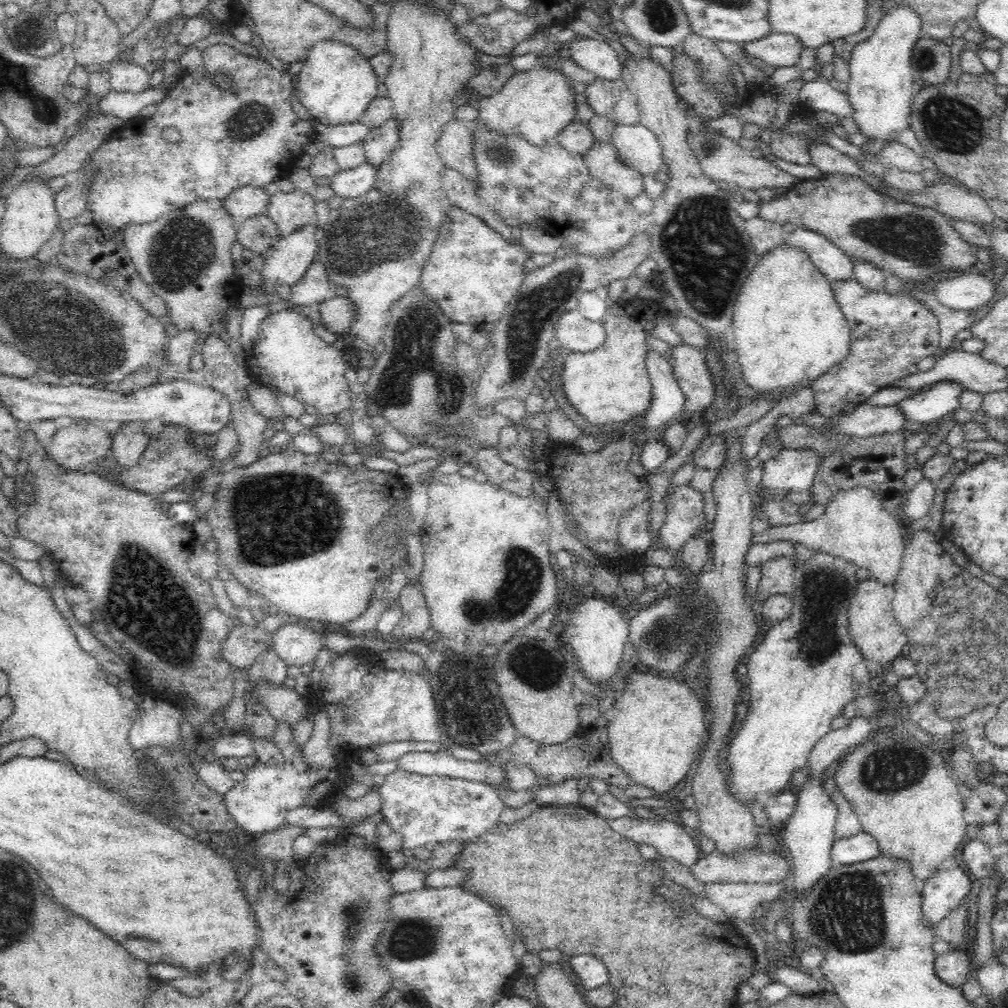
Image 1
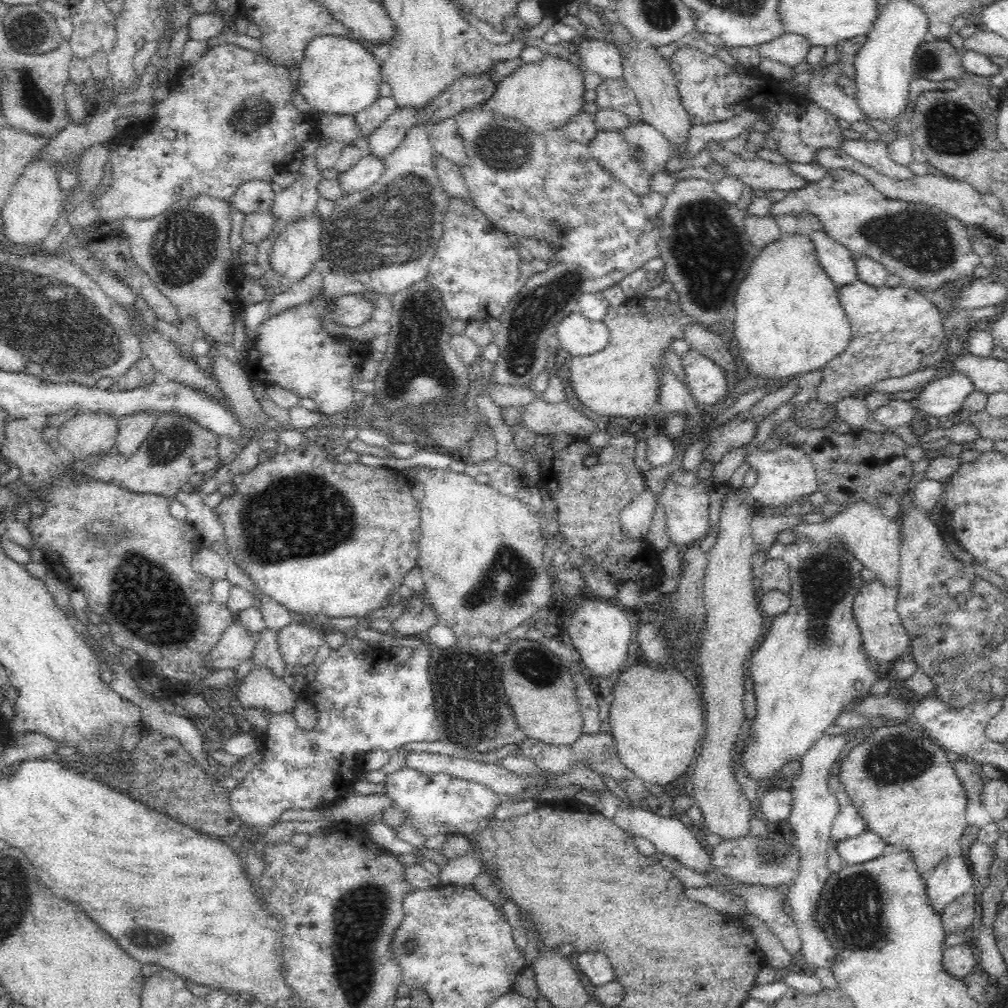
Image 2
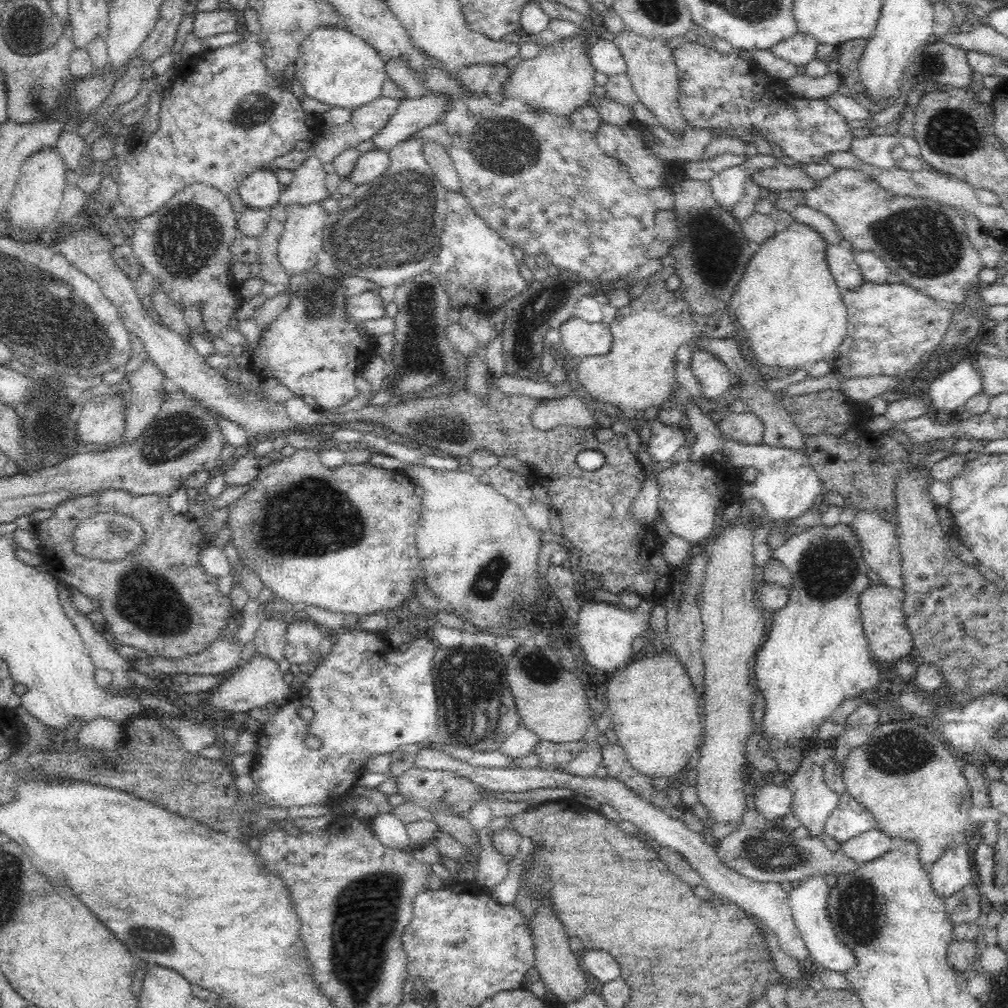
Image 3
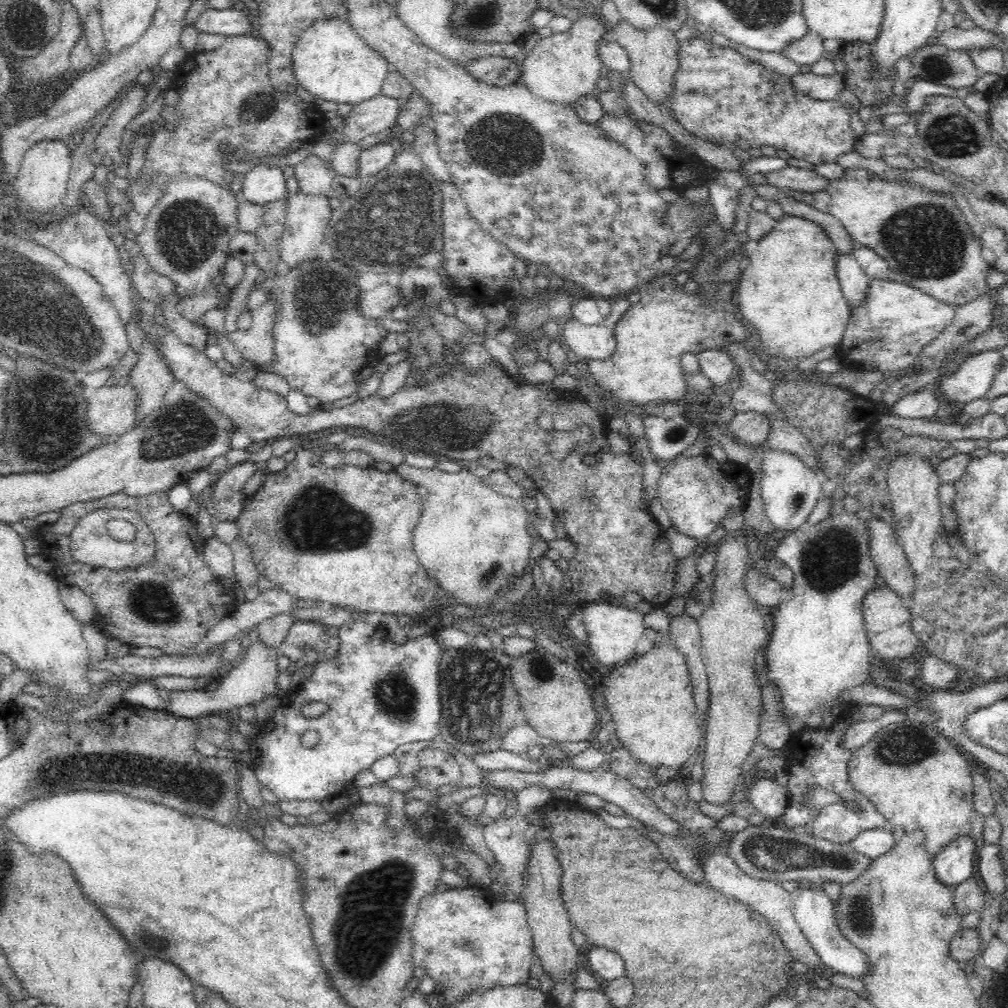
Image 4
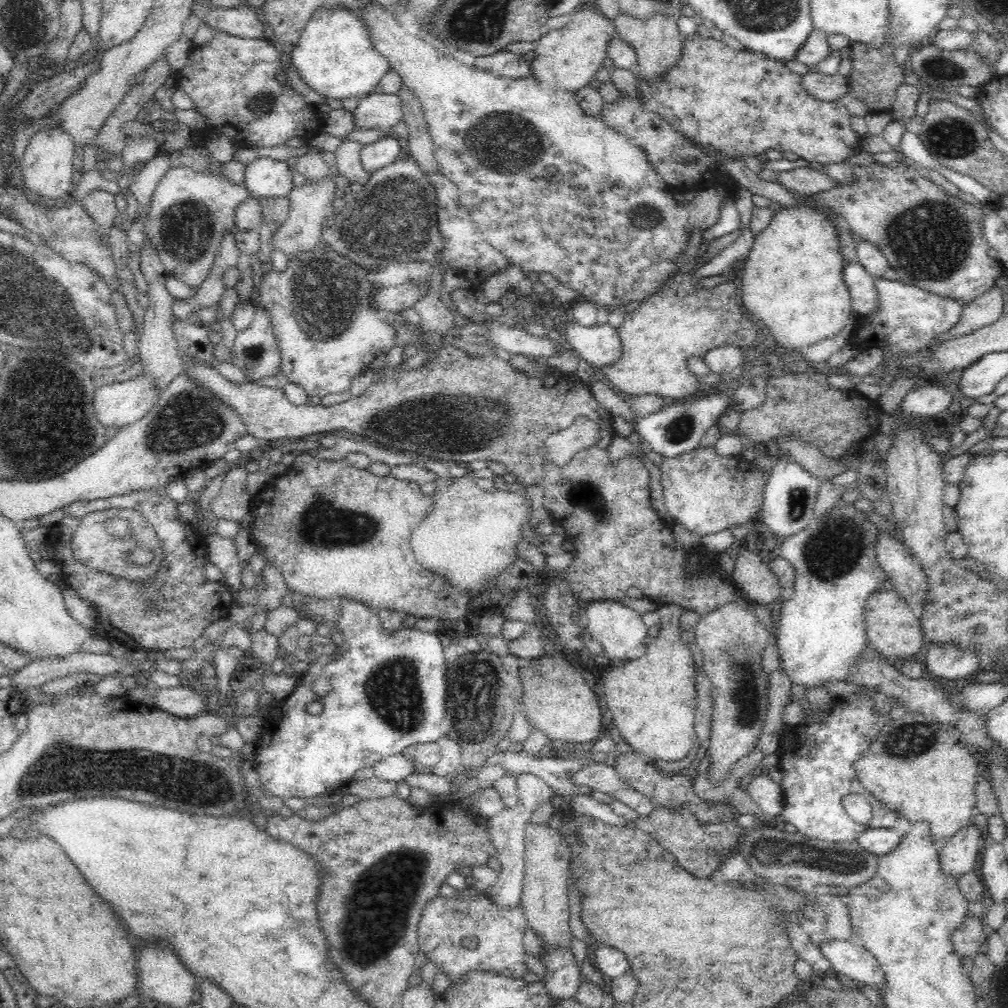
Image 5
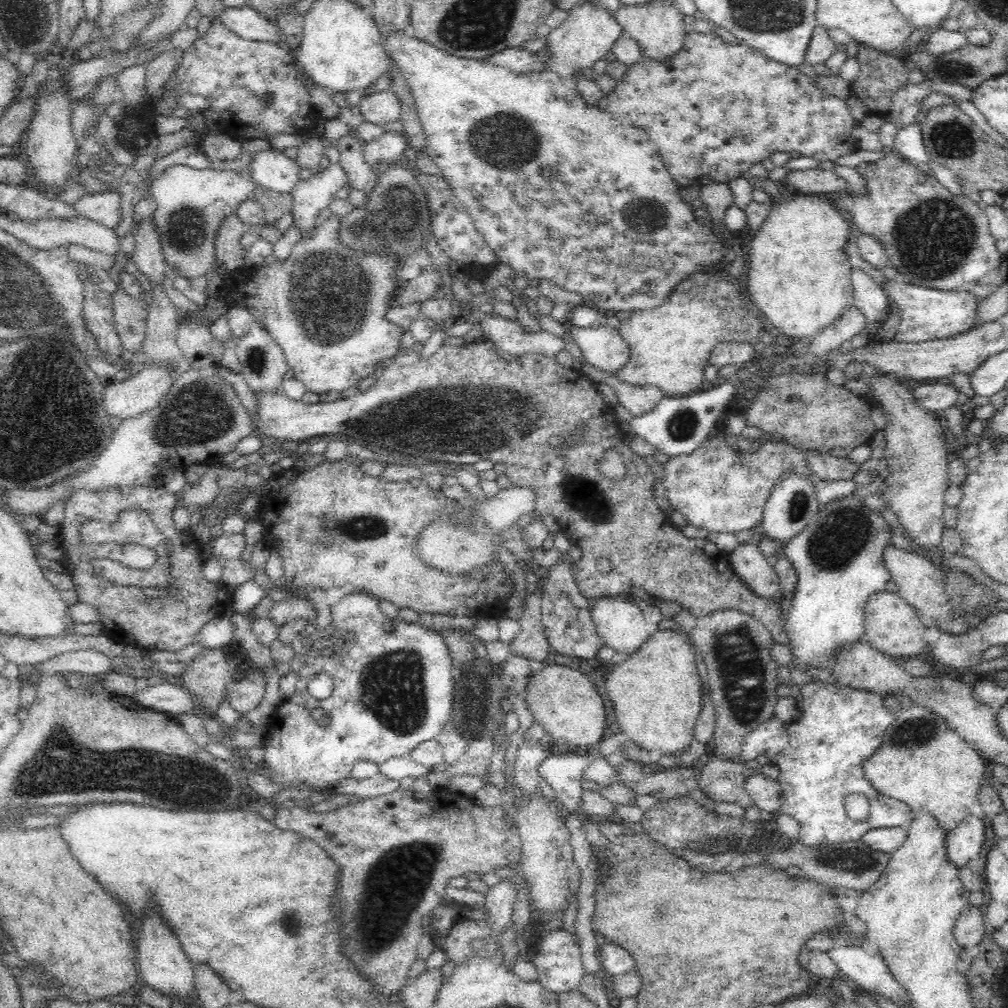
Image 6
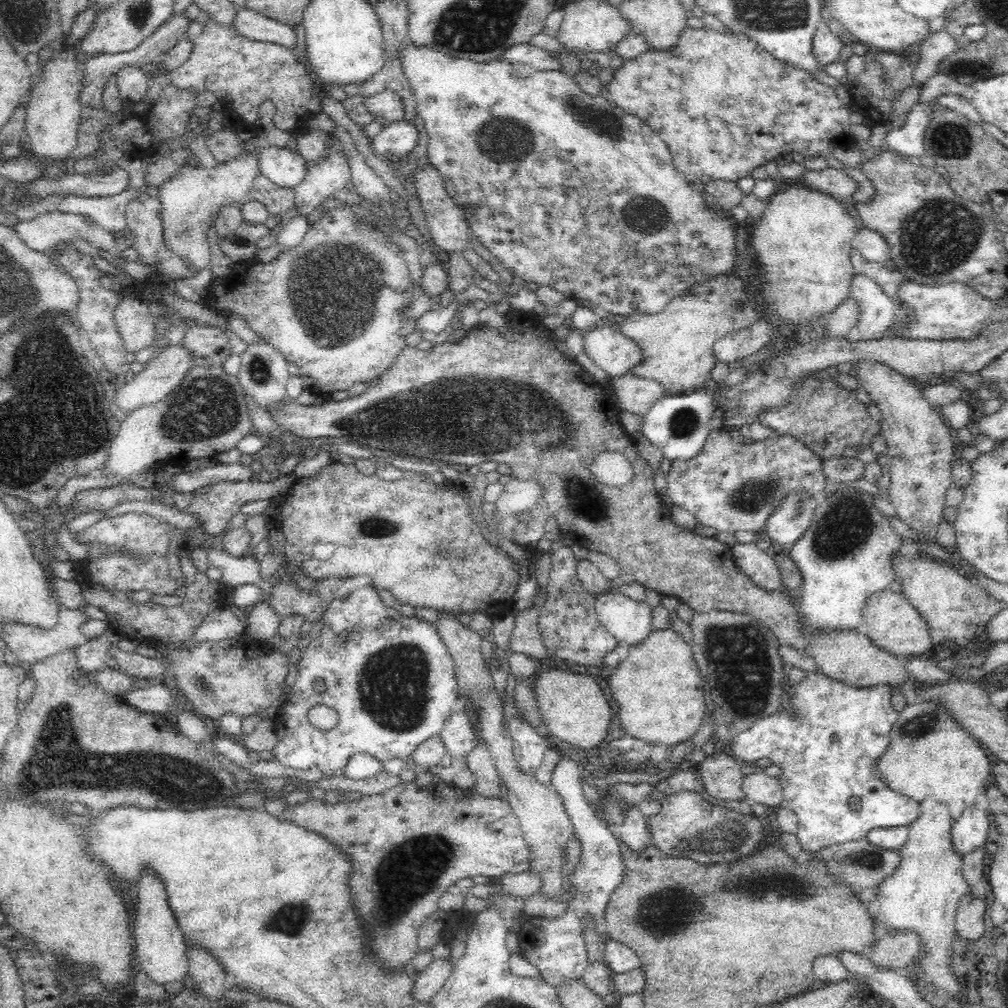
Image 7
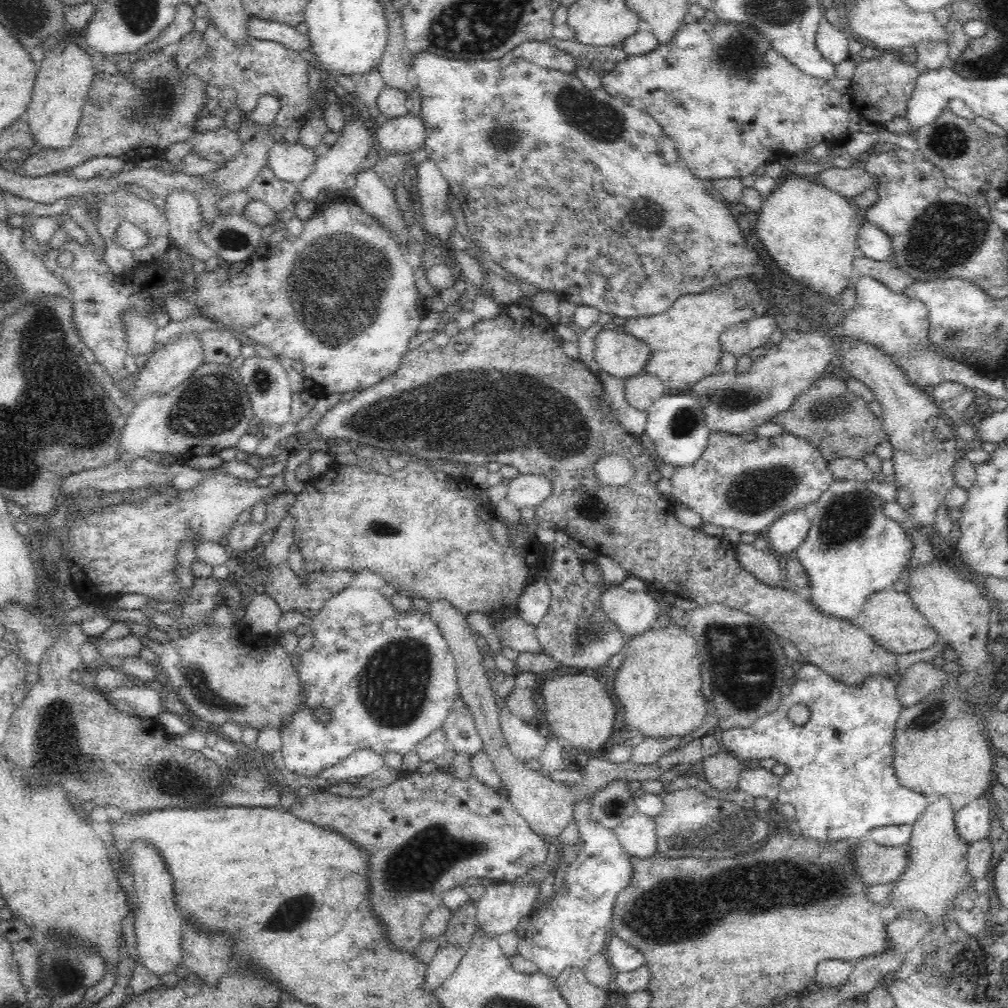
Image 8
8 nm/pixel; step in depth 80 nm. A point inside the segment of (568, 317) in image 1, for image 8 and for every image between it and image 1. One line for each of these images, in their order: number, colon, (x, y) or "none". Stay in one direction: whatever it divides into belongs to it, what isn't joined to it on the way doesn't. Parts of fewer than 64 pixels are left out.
2: (578, 335)
3: (579, 338)
4: (595, 343)
5: (599, 345)
6: (602, 346)
7: (614, 353)
8: (618, 354)

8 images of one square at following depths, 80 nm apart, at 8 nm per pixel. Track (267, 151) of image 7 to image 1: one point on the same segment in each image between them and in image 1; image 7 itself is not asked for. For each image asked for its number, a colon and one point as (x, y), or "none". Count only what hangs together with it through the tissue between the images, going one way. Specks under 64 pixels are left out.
1: (246, 202)
2: (256, 196)
3: (261, 189)
4: (263, 184)
5: (265, 177)
6: (274, 171)

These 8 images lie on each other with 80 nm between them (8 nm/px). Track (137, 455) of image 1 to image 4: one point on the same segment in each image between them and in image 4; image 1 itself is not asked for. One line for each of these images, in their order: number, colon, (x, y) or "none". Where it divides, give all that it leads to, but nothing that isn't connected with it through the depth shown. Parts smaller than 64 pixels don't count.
2: (132, 430)
3: (147, 389)
4: (151, 377)

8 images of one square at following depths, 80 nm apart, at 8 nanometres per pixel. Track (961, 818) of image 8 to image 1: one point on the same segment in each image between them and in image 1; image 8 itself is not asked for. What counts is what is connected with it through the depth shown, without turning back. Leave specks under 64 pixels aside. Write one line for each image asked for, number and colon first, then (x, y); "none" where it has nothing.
1: (944, 892)
2: (947, 882)
3: (951, 873)
4: (953, 865)
5: (958, 857)
6: (964, 843)
7: (969, 832)

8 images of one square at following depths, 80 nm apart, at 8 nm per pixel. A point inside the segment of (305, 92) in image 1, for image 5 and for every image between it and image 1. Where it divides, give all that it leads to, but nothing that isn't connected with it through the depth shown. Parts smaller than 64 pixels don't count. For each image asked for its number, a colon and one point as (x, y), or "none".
2: (337, 76)
3: (335, 67)
4: (330, 61)
5: (334, 56)

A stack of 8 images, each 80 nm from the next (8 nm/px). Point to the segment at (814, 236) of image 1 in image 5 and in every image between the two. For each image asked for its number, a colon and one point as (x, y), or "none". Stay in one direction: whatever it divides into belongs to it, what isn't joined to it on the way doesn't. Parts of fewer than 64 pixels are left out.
2: (839, 263)
3: (839, 257)
4: (854, 283)
5: (860, 285)

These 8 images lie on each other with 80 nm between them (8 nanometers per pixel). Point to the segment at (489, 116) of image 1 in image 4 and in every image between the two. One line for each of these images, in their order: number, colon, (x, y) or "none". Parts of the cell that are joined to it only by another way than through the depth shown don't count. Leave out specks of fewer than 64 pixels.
2: (545, 95)
3: (560, 80)
4: (562, 68)

